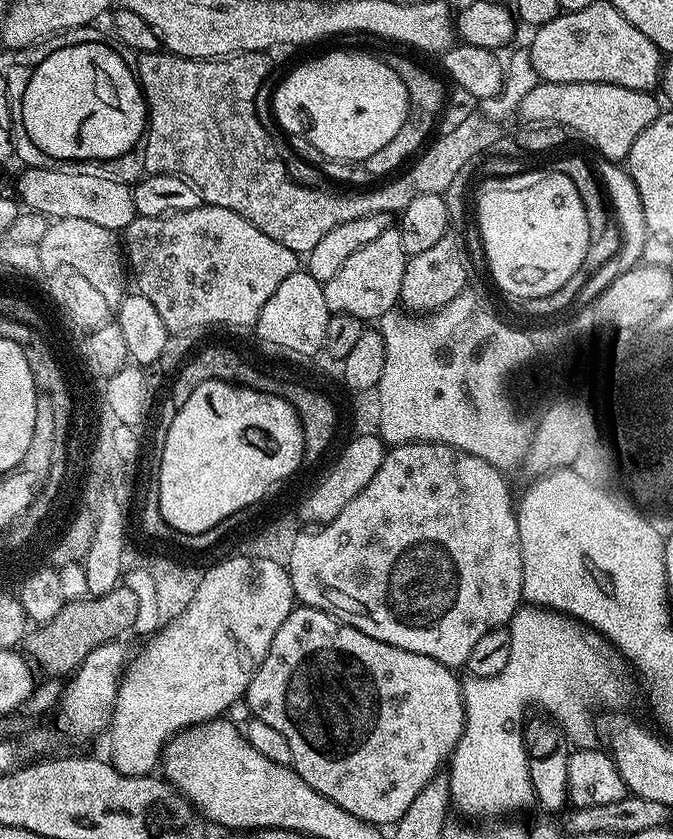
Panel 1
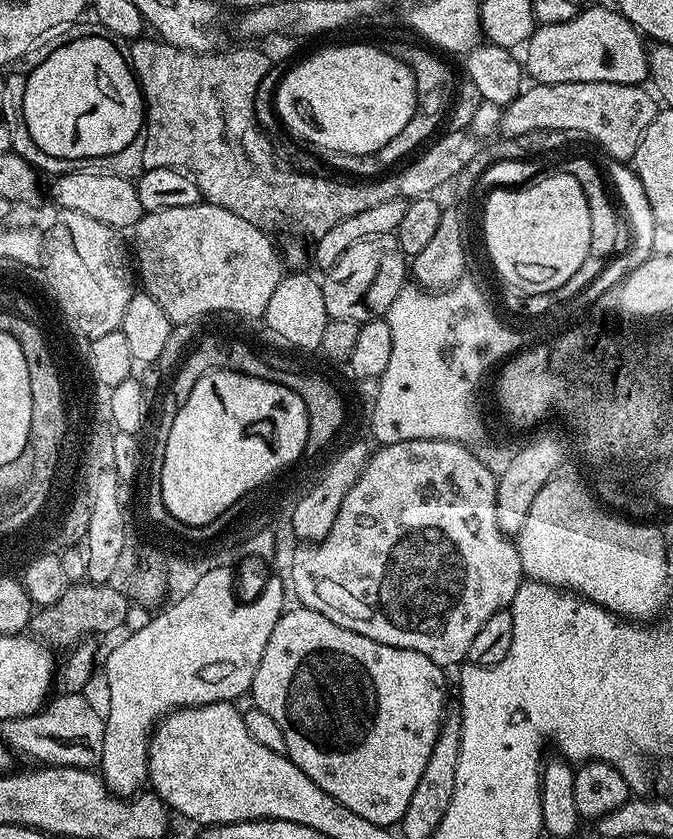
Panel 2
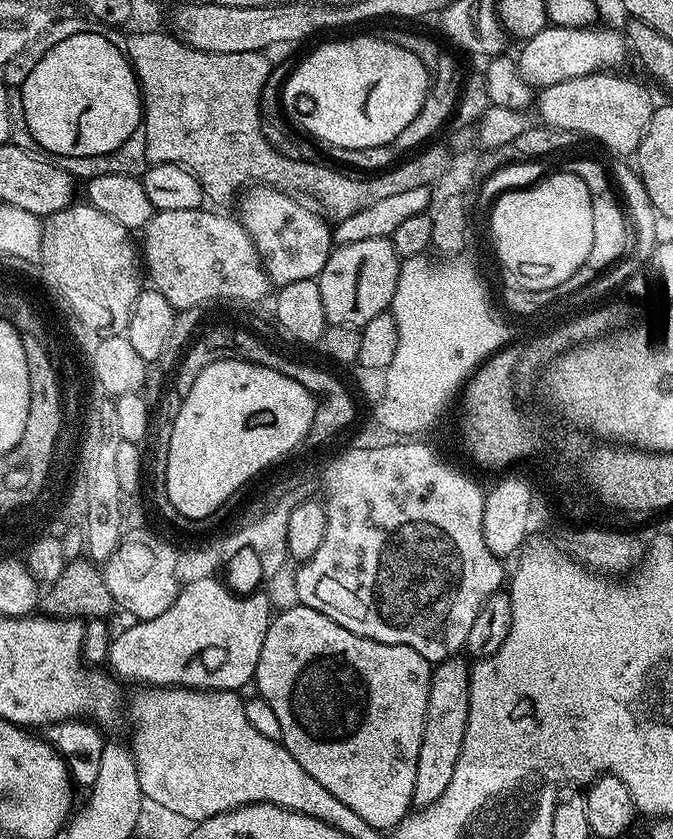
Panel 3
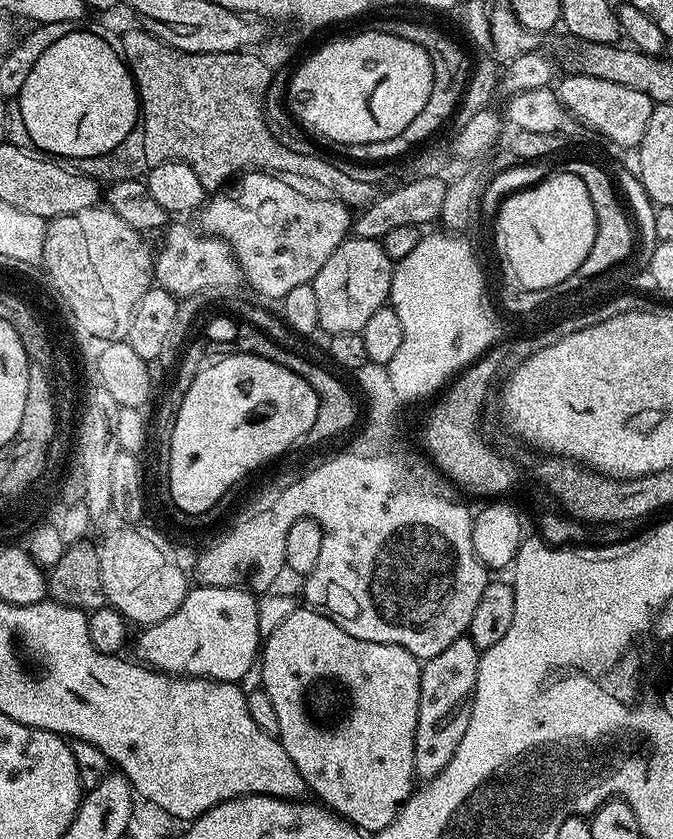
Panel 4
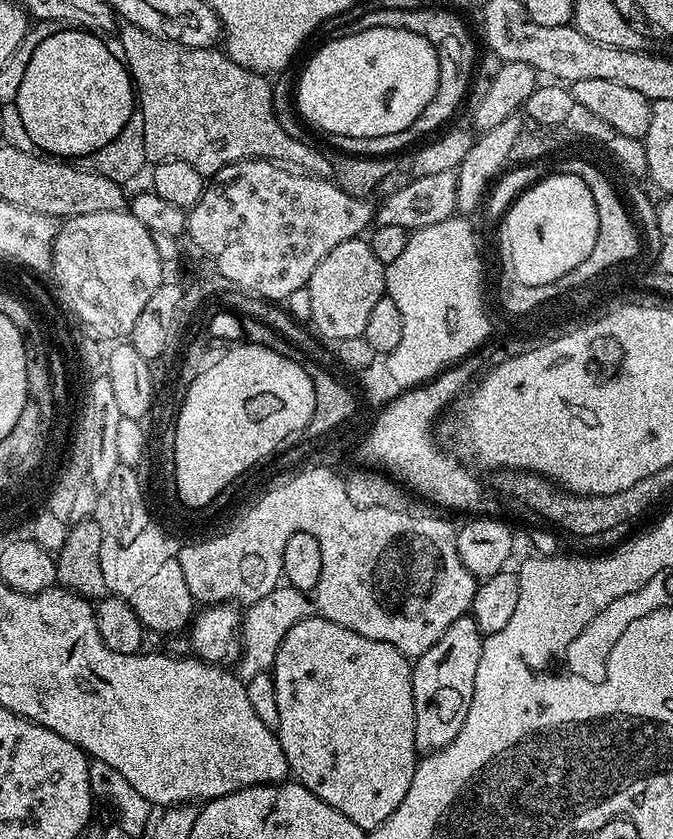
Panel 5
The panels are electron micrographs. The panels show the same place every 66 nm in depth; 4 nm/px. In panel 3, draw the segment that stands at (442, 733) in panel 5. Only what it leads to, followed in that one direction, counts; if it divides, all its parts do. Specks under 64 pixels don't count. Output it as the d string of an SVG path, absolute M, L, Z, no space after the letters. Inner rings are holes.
M460 659L441 660L432 669L428 716L422 734L422 750L418 752L418 770L414 774L412 808L416 810L428 808L446 794L446 786L450 786L454 766L458 766L458 758L462 754L470 710L472 674L469 661Z

